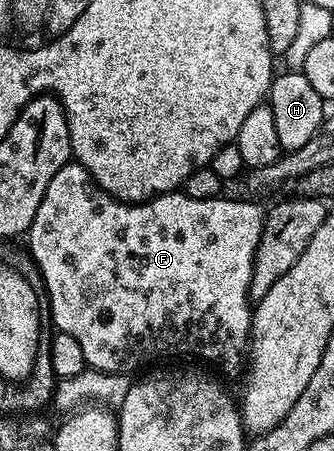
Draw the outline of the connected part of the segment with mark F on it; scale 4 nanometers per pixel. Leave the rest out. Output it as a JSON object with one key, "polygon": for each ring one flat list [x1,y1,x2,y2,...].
{"polygon":[[74,161,66,163,64,167,57,169,57,173,53,173,53,181,49,181,49,189,45,189,41,205,37,205,37,217,33,217,31,222,29,255,45,281,54,330,64,331,69,333,69,337,74,337,77,345,81,345,81,353,85,353,88,368,109,374,134,373,138,367,146,365,147,359,159,359,162,355,192,355,203,363,212,363,217,370,224,371,227,375,235,375,242,367,244,370,249,359,253,314,251,278,255,268,255,252,259,250,259,238,263,232,263,219,251,219,250,213,243,207,229,208,224,219,163,219,163,202,159,197,133,204,112,199,111,194,102,191,91,174]]}

